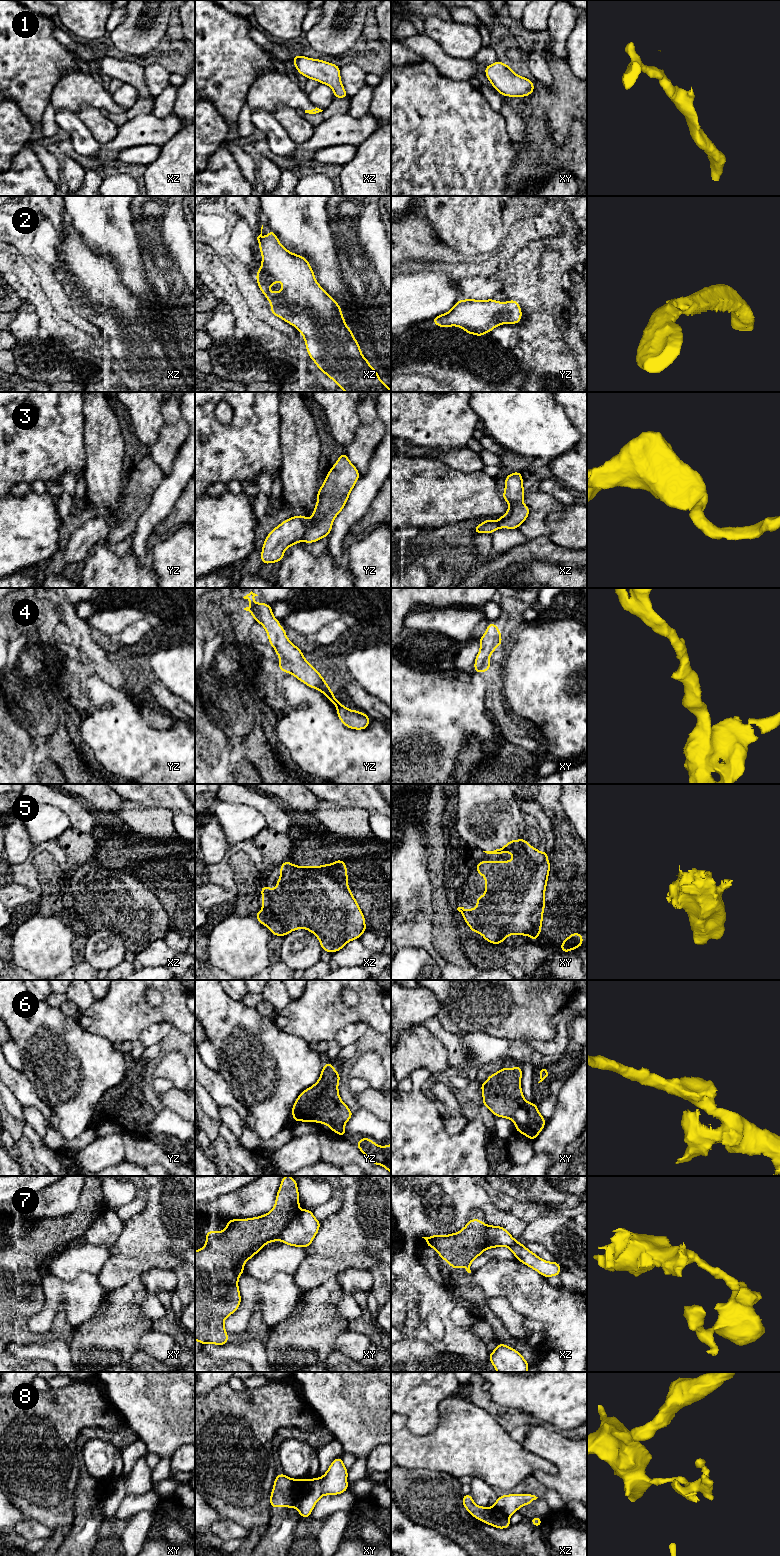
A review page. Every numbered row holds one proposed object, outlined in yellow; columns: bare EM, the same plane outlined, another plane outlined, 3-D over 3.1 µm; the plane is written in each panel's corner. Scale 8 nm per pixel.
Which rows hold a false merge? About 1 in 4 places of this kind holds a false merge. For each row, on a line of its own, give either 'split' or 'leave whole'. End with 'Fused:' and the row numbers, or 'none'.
1: leave whole
2: leave whole
3: leave whole
4: leave whole
5: leave whole
6: leave whole
7: split
8: split
Fused: 7, 8

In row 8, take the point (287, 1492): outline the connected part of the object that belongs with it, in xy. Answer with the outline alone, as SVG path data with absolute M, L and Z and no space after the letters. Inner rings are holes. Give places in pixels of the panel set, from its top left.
M284 1473L276 1475L270 1496L270 1505L272 1508L297 1508L303 1493L307 1490L307 1479L292 1479Z

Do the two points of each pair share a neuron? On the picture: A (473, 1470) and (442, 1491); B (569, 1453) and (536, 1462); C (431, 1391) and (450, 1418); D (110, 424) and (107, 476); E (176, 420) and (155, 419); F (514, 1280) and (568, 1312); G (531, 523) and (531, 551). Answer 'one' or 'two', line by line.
A: two
B: two
C: two
D: one
E: two
F: one
G: two

